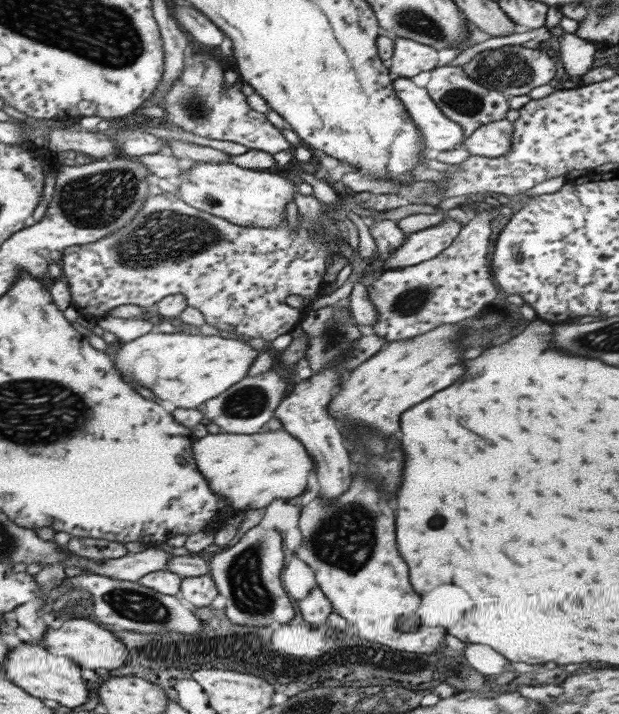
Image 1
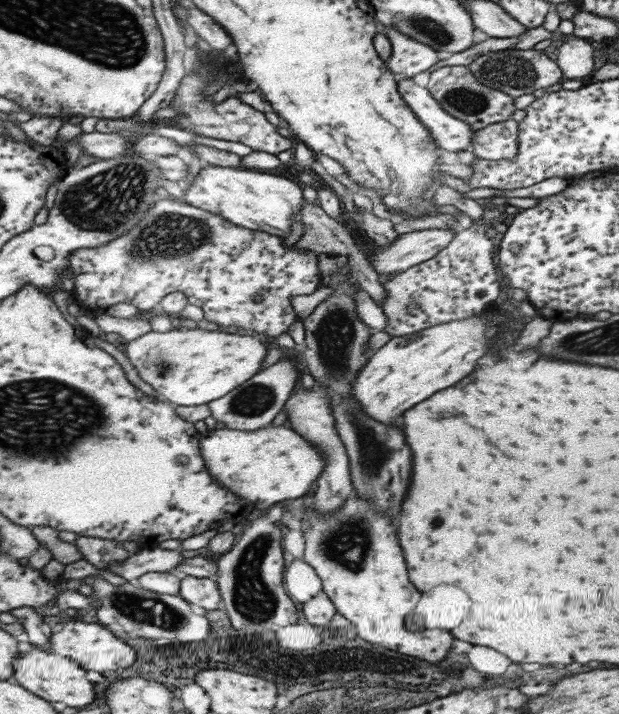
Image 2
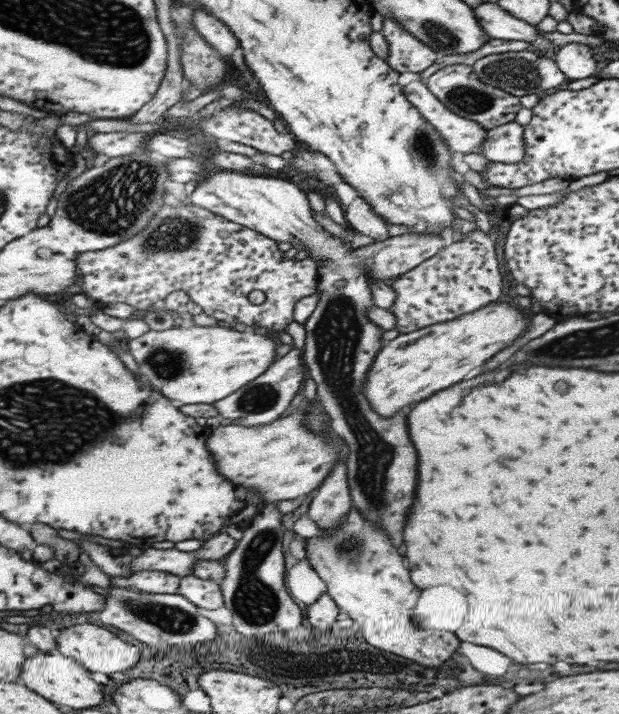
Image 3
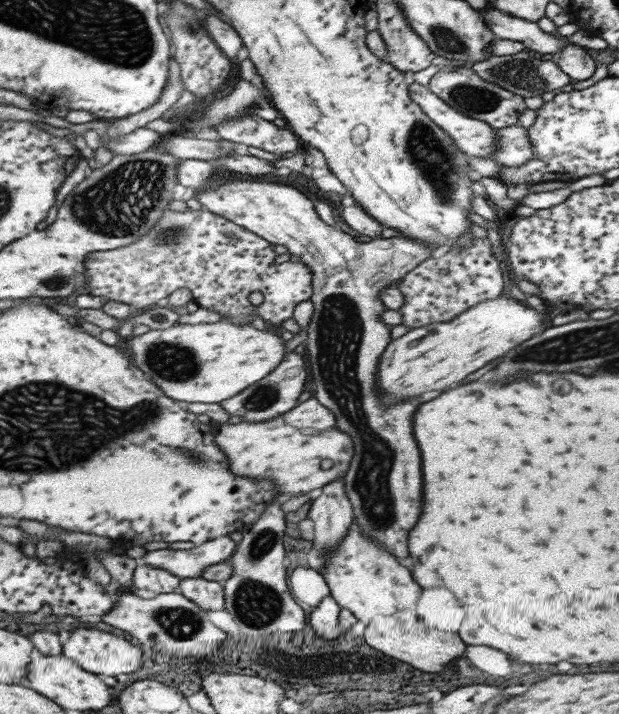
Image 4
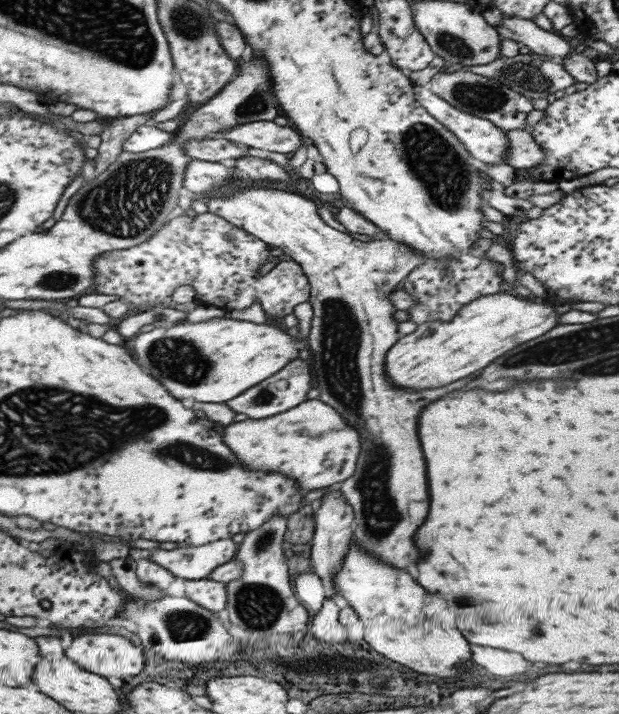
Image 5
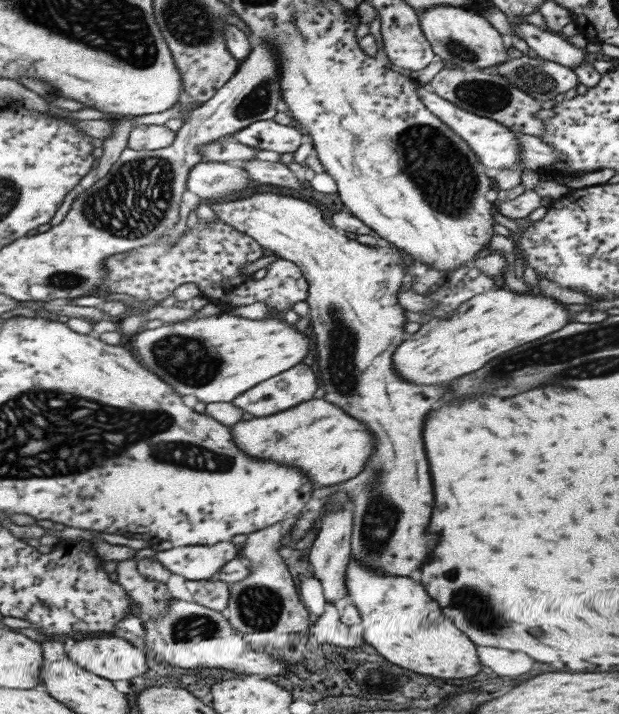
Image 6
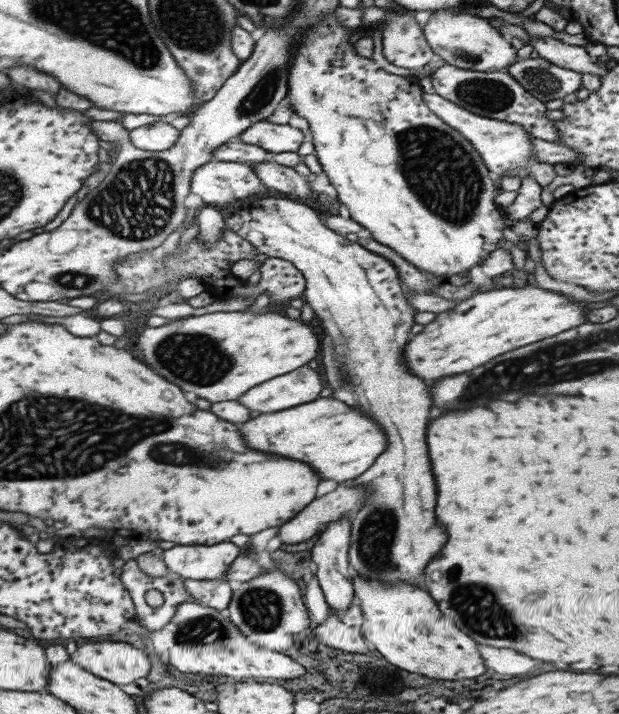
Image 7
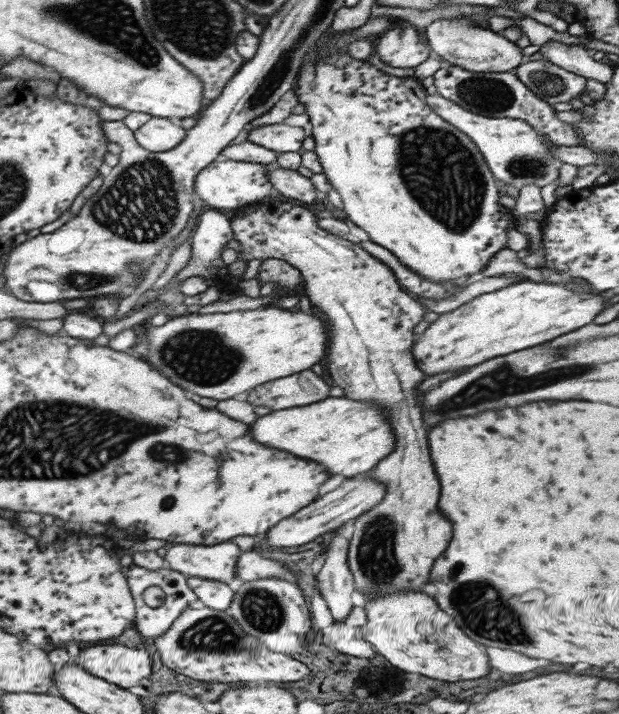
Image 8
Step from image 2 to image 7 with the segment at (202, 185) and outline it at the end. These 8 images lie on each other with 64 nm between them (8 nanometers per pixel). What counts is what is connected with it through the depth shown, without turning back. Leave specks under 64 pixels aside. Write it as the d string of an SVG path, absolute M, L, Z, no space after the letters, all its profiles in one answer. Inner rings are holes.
M266 197L247 200L247 202L239 205L231 204L231 206L223 206L223 208L217 207L217 210L221 213L226 228L237 234L240 238L243 238L243 241L249 242L255 248L257 254L265 254L267 258L280 258L281 260L289 261L302 274L305 280L305 290L303 291L302 299L311 307L313 318L317 318L317 322L319 322L317 332L321 332L321 336L319 336L318 355L321 356L321 364L323 364L323 374L325 374L327 386L332 389L332 394L329 397L333 397L349 405L349 407L359 409L359 411L363 411L363 413L369 415L375 423L379 423L379 427L383 429L383 436L387 439L385 450L373 460L371 466L368 466L367 470L364 470L363 474L359 474L358 477L345 481L349 485L363 485L367 489L367 498L365 498L363 506L359 506L357 512L350 519L350 543L348 550L350 570L352 573L357 574L358 578L376 581L381 585L391 584L391 586L394 586L397 585L397 582L407 582L410 586L417 586L419 584L419 576L423 574L423 568L427 566L429 558L433 558L441 550L441 542L447 540L447 534L445 534L445 528L443 526L437 526L435 514L433 514L433 508L435 508L435 480L433 480L433 474L431 474L431 462L427 458L427 448L425 448L425 426L427 426L427 414L429 414L429 404L431 404L429 402L429 392L427 392L423 380L414 376L411 371L407 371L405 365L403 365L403 361L401 361L403 346L410 339L409 328L414 324L413 314L415 314L416 310L413 309L413 306L406 299L406 290L399 276L397 276L396 268L386 258L367 251L357 242L349 242L345 236L337 235L334 231L329 230L323 222L321 223L317 212L303 203L287 198Z

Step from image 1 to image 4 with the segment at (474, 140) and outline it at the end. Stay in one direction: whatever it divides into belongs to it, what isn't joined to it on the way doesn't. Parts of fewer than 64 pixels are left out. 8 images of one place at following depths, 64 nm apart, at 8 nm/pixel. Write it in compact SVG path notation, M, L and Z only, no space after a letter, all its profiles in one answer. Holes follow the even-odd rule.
M519 124L496 130L497 148L491 159L503 167L524 166L533 158L533 149L525 128Z

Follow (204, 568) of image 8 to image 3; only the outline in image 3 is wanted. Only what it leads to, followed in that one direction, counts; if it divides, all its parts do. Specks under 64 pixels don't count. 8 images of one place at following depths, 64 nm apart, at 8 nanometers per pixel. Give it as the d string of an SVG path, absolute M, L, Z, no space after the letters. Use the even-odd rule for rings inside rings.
M219 533L209 537L202 547L191 552L179 550L154 549L149 546L137 557L131 557L128 572L129 574L141 570L159 570L162 573L169 573L179 578L191 575L191 568L199 560L221 561L233 550L235 541L226 533Z

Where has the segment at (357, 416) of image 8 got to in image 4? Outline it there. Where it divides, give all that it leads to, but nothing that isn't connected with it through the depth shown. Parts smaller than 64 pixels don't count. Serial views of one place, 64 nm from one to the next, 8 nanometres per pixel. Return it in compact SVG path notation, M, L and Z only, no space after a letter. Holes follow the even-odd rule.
M314 396L269 420L219 424L213 438L215 445L225 453L227 470L255 480L269 479L273 489L284 499L316 493L329 482L343 478L353 458L353 440L347 431L335 425L335 415Z

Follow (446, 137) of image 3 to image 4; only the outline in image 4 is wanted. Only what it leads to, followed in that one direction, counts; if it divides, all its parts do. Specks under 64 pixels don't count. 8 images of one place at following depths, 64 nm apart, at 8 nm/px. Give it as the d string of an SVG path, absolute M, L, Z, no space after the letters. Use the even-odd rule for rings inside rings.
M412 82L407 86L407 92L411 101L415 102L420 107L420 110L452 139L451 141L453 141L455 148L463 151L468 157L491 159L491 154L497 148L495 144L497 144L498 137L496 136L496 130L490 128L486 122L479 121L475 118L468 118L466 115L456 112L448 104L435 97L435 94L425 85Z

